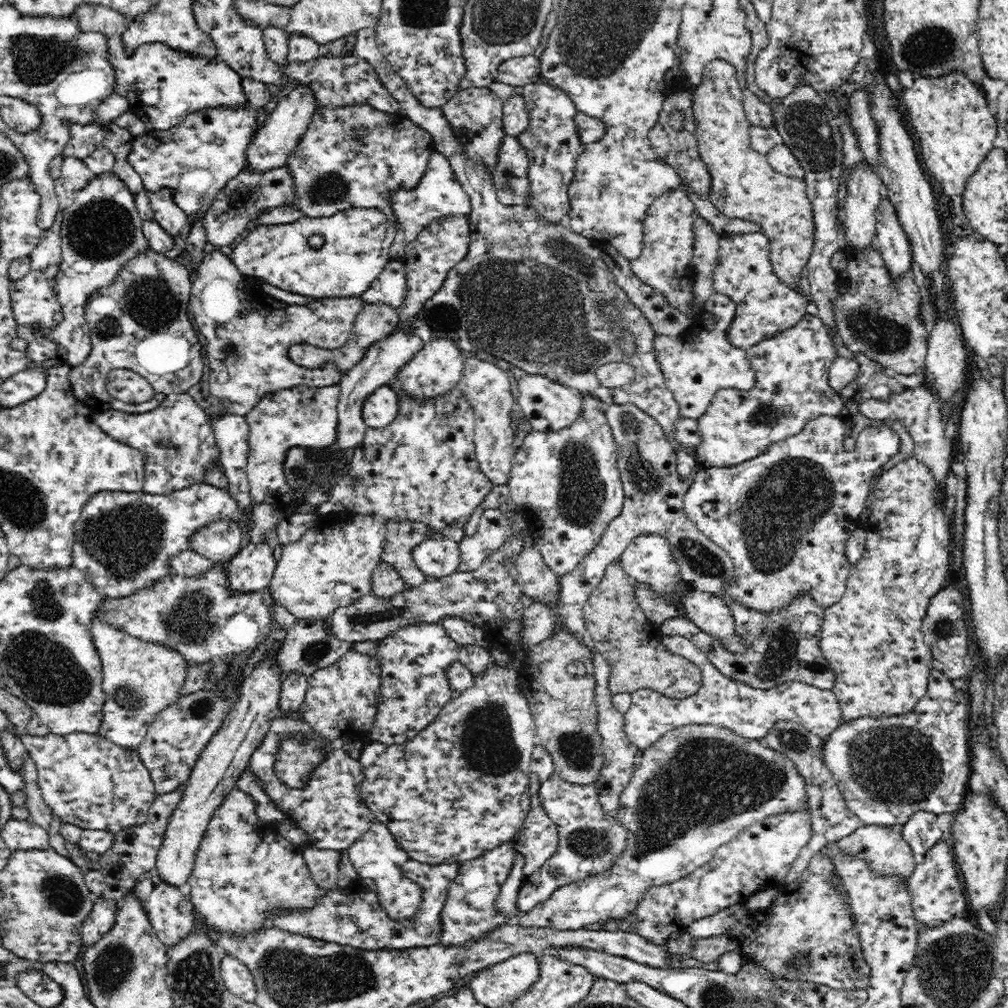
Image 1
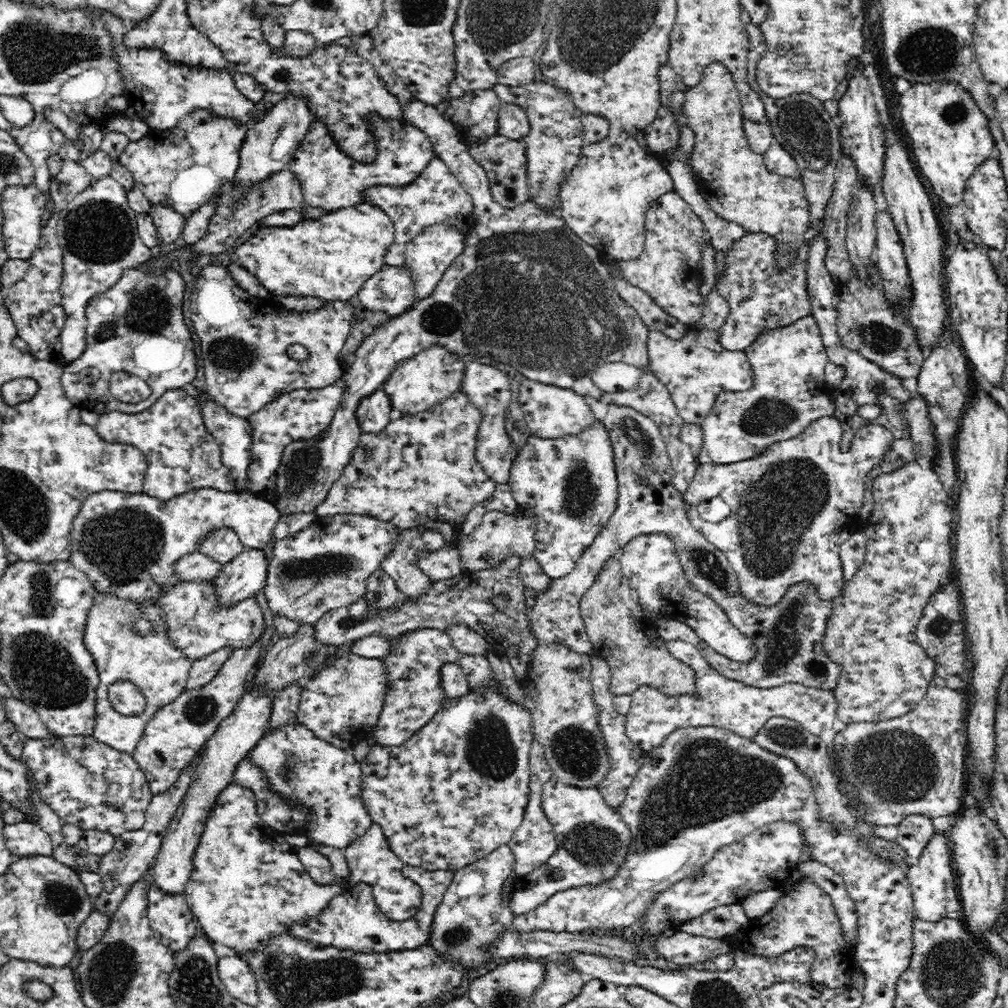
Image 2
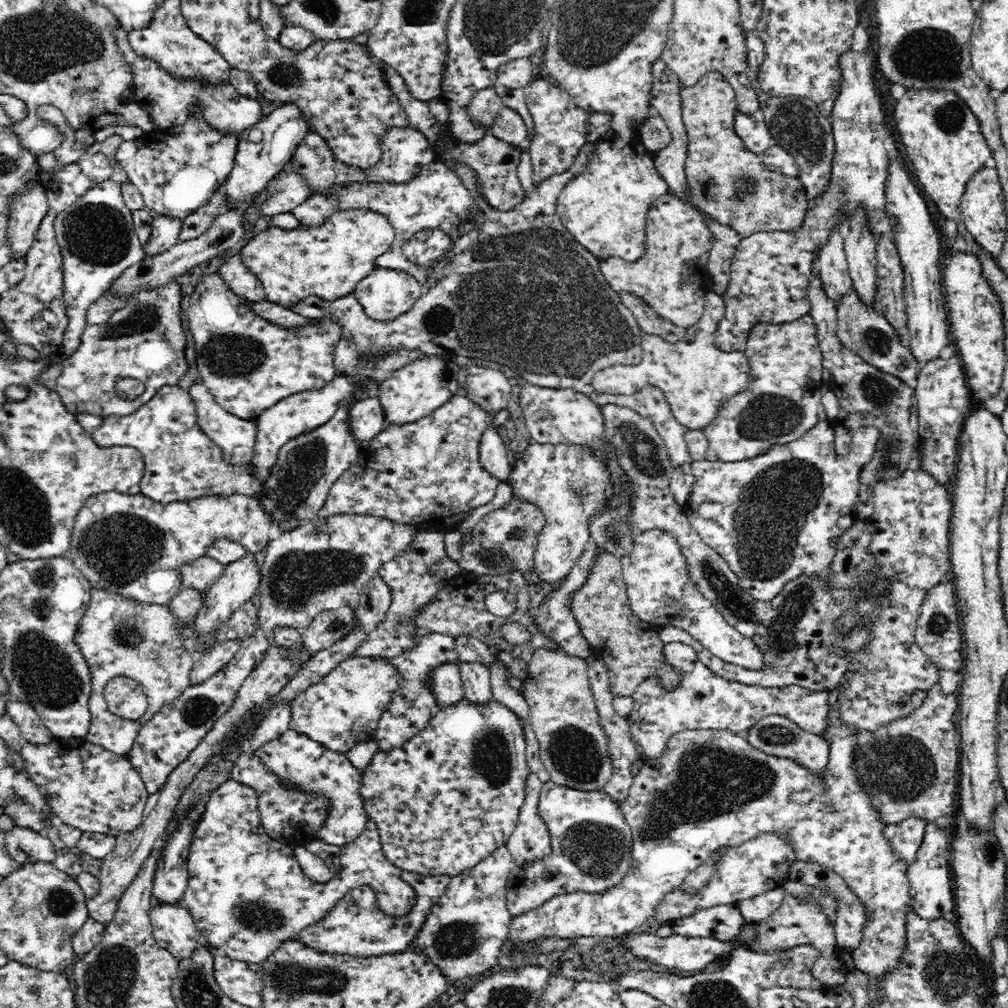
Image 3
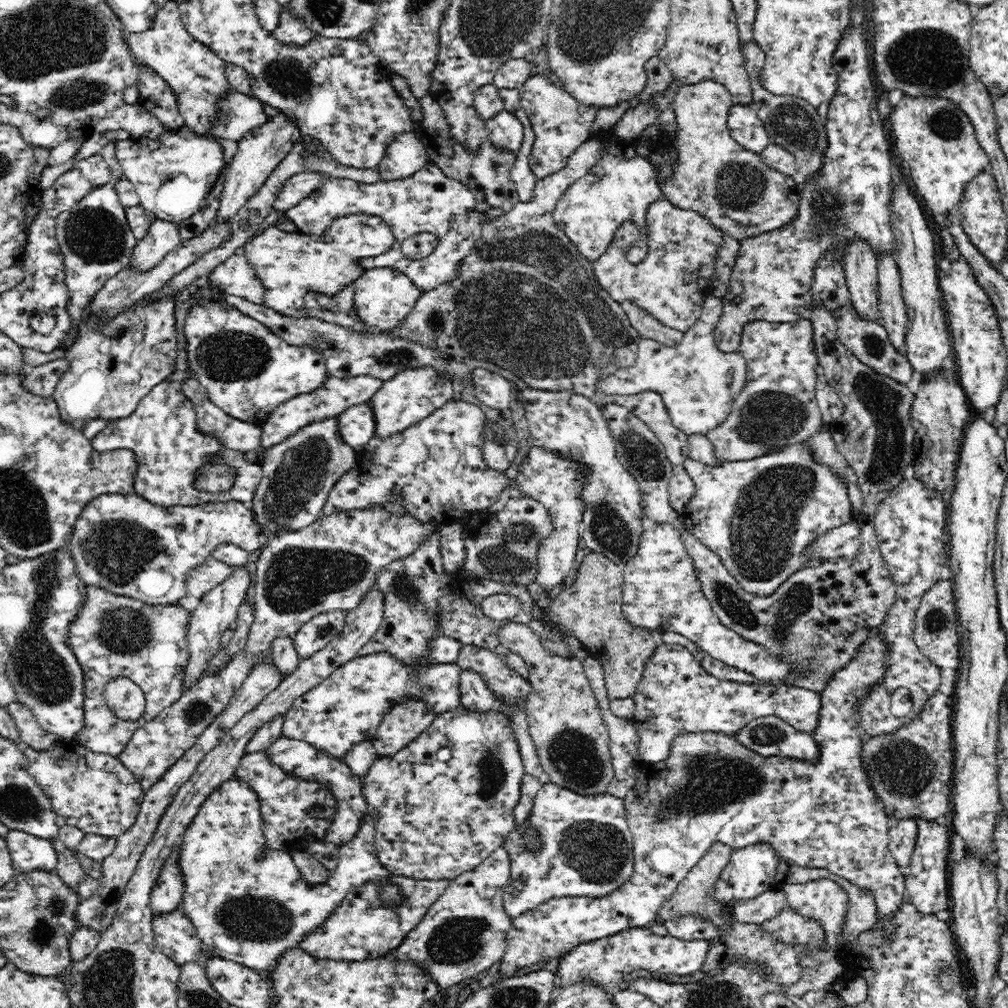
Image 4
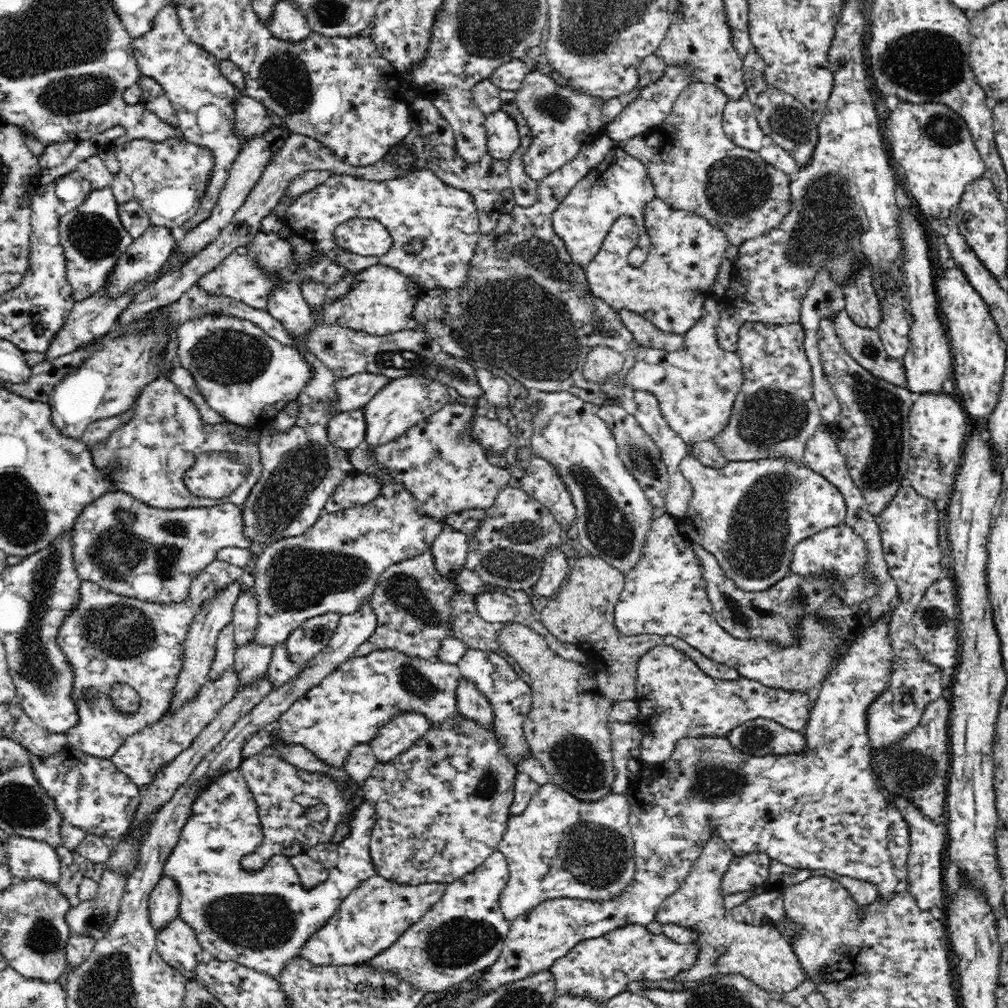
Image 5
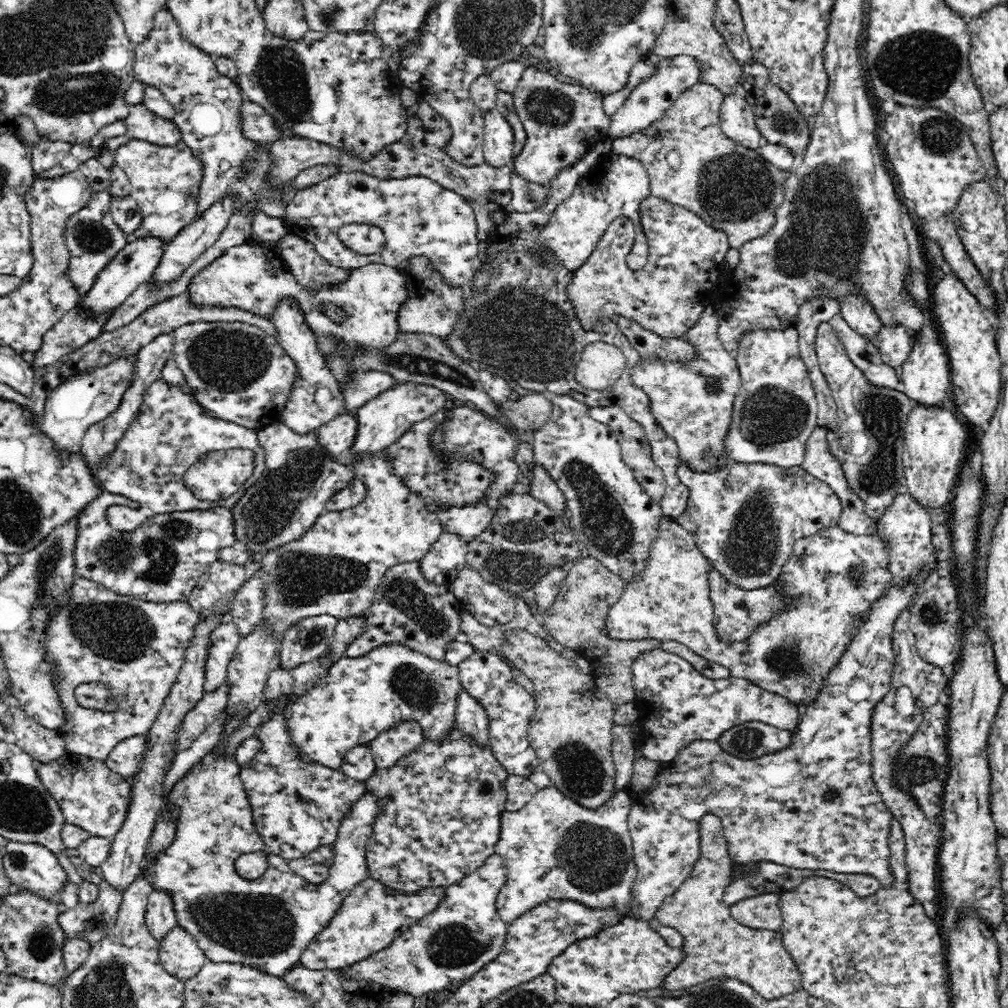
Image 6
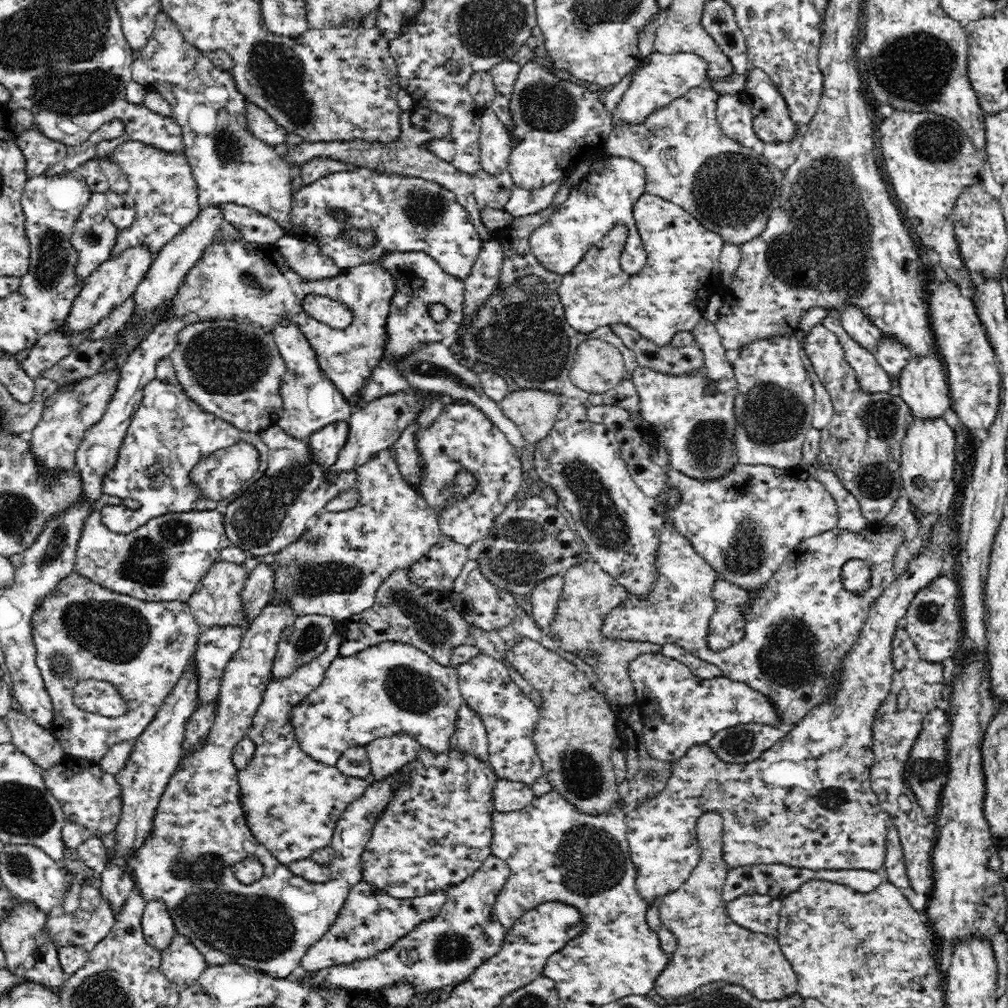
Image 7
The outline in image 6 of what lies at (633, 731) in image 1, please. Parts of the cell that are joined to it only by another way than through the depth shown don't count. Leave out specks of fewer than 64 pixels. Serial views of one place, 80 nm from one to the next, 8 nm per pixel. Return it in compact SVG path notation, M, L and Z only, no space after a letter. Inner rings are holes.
M654 648L649 650L648 652L643 652L638 658L634 661L633 664L633 686L636 694L637 706L640 710L640 719L638 720L638 724L641 726L641 756L646 760L654 761L655 763L664 763L671 761L673 756L676 755L680 749L684 746L687 746L691 741L694 740L720 740L723 737L724 732L726 732L729 728L738 726L738 724L742 724L743 722L752 722L754 720L766 722L771 724L772 726L776 726L778 728L784 730L796 731L800 726L800 721L802 716L804 716L804 707L802 703L798 703L798 700L790 700L786 696L782 696L780 694L768 691L756 684L754 682L750 682L747 679L740 679L735 677L729 677L724 680L712 680L712 678L706 678L706 676L702 676L698 670L694 669L694 666L682 658L682 656L676 655L672 652L668 652L661 648Z

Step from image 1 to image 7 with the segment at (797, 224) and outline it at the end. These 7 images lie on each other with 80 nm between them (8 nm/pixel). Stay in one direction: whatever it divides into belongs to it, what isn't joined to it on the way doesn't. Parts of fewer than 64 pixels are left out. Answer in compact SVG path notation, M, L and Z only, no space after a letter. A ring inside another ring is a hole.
M708 82L690 88L684 96L652 115L647 123L613 127L605 144L605 152L639 162L647 172L646 194L686 209L710 231L722 234L726 243L740 246L766 232L770 212L780 204L780 186L774 182L776 168L772 163L757 155L754 149L742 146L723 133L717 121L717 102L721 96Z

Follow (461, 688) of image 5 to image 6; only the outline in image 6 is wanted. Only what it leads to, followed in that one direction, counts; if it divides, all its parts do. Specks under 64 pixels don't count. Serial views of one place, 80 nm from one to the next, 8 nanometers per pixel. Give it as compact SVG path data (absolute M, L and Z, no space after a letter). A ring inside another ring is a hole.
M464 686L457 699L455 723L460 728L465 728L480 743L489 740L490 715L484 705L466 691Z

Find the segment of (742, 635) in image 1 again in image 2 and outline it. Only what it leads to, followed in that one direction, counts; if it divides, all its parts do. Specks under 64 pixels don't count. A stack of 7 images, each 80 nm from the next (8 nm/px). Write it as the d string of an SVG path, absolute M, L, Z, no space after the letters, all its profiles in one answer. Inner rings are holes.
M608 405L603 423L614 445L620 493L618 508L594 542L577 560L576 568L570 574L554 579L547 593L540 594L528 604L526 616L532 639L538 643L561 640L578 652L593 654L594 643L588 636L580 608L582 598L597 581L606 562L624 552L633 538L658 533L671 539L674 553L682 565L684 578L694 590L708 594L727 612L735 628L752 640L755 650L750 660L732 660L709 646L688 624L671 616L655 620L662 639L681 639L694 644L706 662L721 676L738 680L753 688L768 689L796 682L833 691L838 685L838 665L826 656L821 642L826 618L834 602L818 599L814 587L806 583L790 588L776 606L756 606L742 599L738 595L735 570L726 553L698 532L687 516L683 491L674 484L673 460L660 427L635 408L618 405Z

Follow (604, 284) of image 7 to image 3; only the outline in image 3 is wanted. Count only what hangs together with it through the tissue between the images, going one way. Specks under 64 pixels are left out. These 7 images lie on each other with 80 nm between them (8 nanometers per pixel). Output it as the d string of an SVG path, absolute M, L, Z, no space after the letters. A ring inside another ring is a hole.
M672 192L660 196L652 201L650 211L647 213L645 231L645 251L636 261L628 261L620 258L601 259L600 270L605 274L606 280L614 290L631 290L660 313L660 316L672 320L674 324L689 328L696 324L703 315L705 308L705 293L709 289L708 256L712 238L706 227L704 218L693 210L691 204L682 200Z

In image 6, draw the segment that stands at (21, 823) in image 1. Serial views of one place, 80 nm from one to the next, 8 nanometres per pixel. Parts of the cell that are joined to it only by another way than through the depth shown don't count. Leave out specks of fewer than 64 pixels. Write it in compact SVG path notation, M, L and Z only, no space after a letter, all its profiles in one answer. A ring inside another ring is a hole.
M8 841L3 865L11 882L19 888L31 888L44 896L55 896L66 880L66 871L57 854L37 842Z

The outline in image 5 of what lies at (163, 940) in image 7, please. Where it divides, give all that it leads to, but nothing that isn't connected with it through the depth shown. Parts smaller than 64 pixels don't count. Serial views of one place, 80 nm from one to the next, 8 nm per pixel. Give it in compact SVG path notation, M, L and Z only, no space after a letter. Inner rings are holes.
M164 872L149 896L149 915L155 928L178 916L181 888L173 873Z

